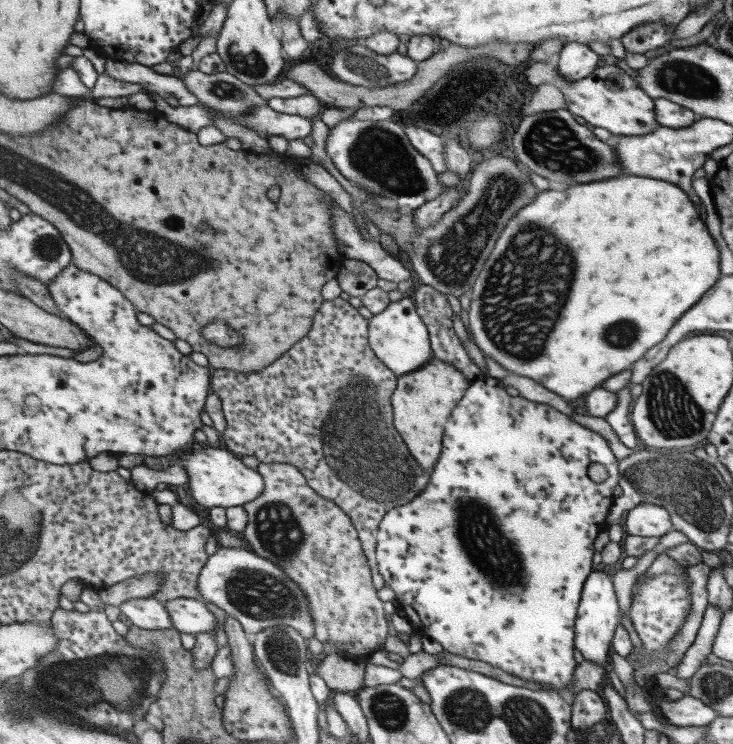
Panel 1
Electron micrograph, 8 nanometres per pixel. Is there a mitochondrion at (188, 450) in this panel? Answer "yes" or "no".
no

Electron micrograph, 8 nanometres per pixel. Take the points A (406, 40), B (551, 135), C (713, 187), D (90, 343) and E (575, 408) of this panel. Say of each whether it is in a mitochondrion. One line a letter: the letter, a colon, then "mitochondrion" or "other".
A: other
B: mitochondrion
C: other
D: other
E: other

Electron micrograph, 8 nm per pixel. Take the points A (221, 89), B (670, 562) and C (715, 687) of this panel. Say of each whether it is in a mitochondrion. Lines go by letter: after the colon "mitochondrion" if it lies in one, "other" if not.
A: mitochondrion
B: other
C: mitochondrion

